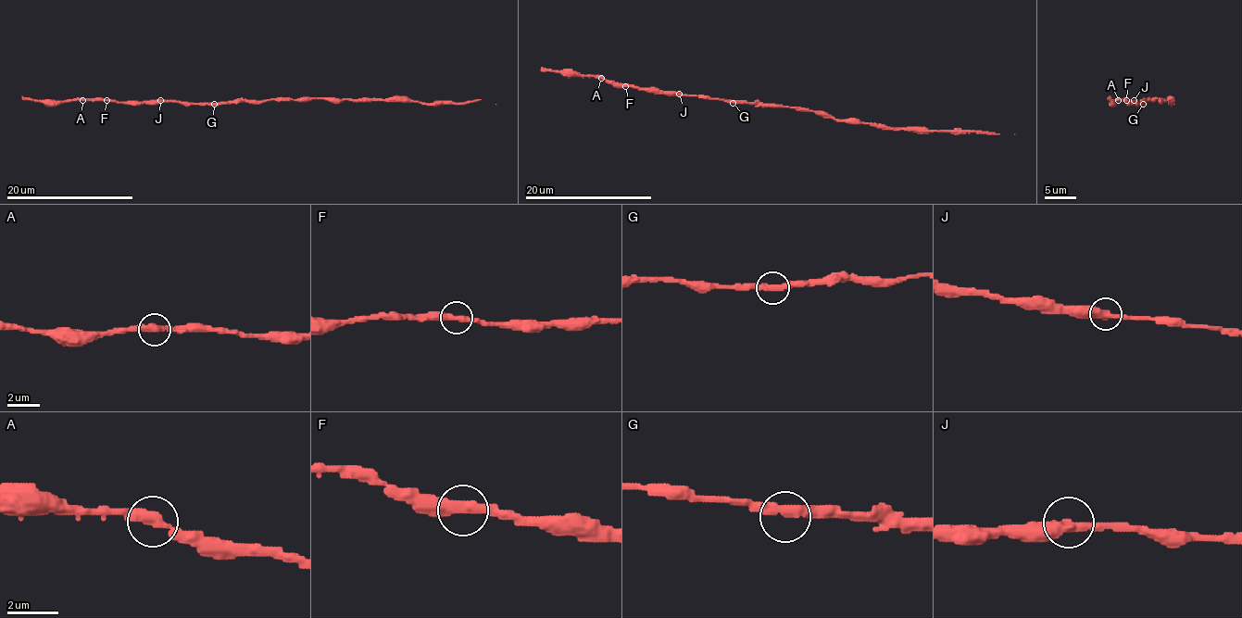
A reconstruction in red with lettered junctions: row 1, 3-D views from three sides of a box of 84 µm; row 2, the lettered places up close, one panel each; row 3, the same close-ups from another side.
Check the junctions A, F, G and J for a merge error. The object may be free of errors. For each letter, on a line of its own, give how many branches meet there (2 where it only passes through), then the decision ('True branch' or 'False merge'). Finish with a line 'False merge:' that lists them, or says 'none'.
A: Branches: 2. True branch
F: Branches: 2. True branch
G: Branches: 2. True branch
J: Branches: 2. True branch
False merge: none

